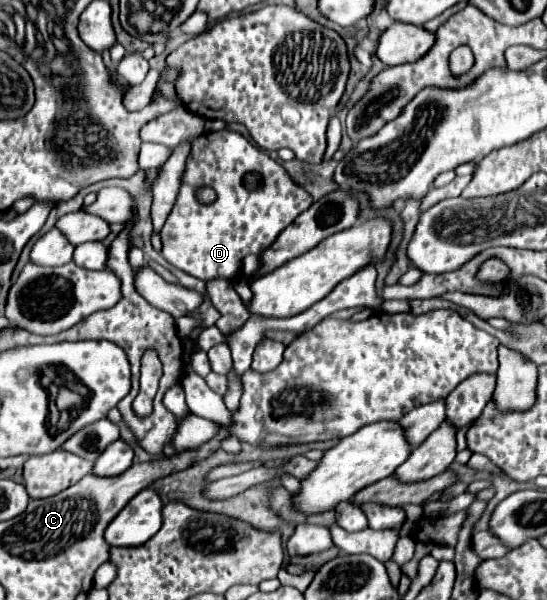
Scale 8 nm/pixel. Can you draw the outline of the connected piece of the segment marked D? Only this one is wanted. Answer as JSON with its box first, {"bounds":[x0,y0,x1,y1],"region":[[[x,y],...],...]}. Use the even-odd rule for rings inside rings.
{"bounds":[161,132,311,280],"region":[[[207,132],[191,142],[175,206],[161,230],[163,258],[171,266],[201,280],[233,280],[247,254],[259,254],[267,248],[281,230],[301,212],[309,210],[311,204],[311,194],[299,188],[279,162],[269,158],[267,152],[255,148],[255,144],[239,132]],[[245,172],[259,172],[263,176],[261,190],[243,188],[241,178]],[[201,188],[215,190],[215,202],[199,202],[195,192]]]}

